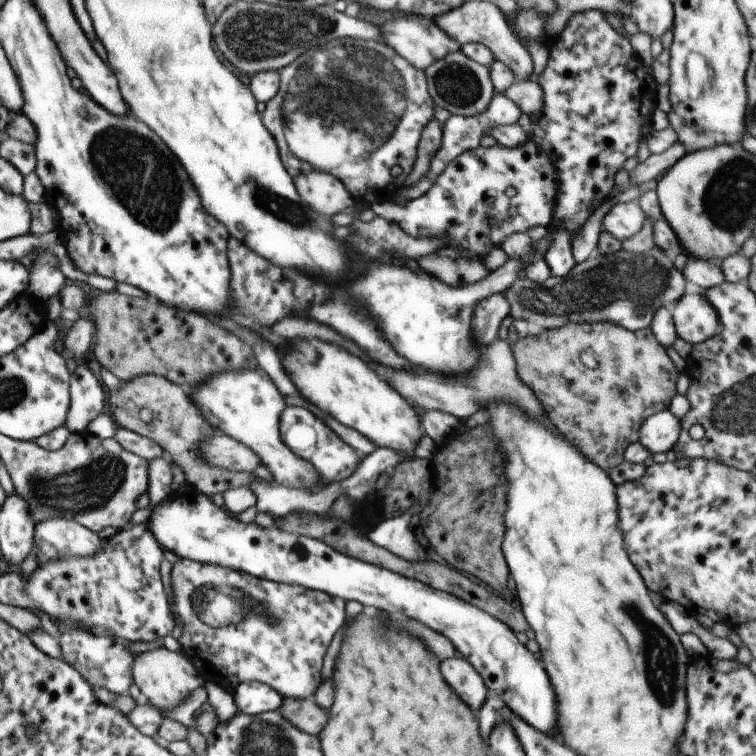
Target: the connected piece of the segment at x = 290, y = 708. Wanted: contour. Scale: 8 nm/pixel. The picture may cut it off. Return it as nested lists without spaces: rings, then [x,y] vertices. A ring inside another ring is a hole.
[[[284,697],[279,711],[290,724],[312,736],[318,737],[320,732],[324,730],[324,726],[328,724],[326,710],[320,708],[312,700],[296,700]]]

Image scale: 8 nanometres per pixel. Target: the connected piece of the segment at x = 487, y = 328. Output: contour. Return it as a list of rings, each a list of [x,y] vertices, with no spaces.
[[[493,294],[482,300],[474,312],[474,332],[476,338],[486,346],[492,344],[498,336],[499,326],[502,320],[509,316],[510,306],[508,300],[500,294]]]

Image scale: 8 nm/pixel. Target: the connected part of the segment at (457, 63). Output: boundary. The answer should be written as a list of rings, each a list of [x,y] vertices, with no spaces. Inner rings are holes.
[[[462,51],[452,52],[452,54],[436,60],[424,72],[428,92],[435,102],[435,106],[448,110],[451,115],[472,116],[478,114],[488,108],[495,93],[489,67],[466,58]]]

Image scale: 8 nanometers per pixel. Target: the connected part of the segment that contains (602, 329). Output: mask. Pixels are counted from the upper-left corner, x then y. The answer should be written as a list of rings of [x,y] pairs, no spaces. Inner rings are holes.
[[[613,322],[566,324],[554,330],[542,330],[536,336],[522,338],[511,344],[520,380],[540,398],[550,422],[591,459],[596,466],[608,470],[624,461],[624,451],[629,444],[639,440],[642,423],[653,414],[668,409],[677,394],[676,380],[679,370],[654,338],[651,327],[631,331]],[[582,352],[597,355],[598,368],[588,368],[580,361]]]

